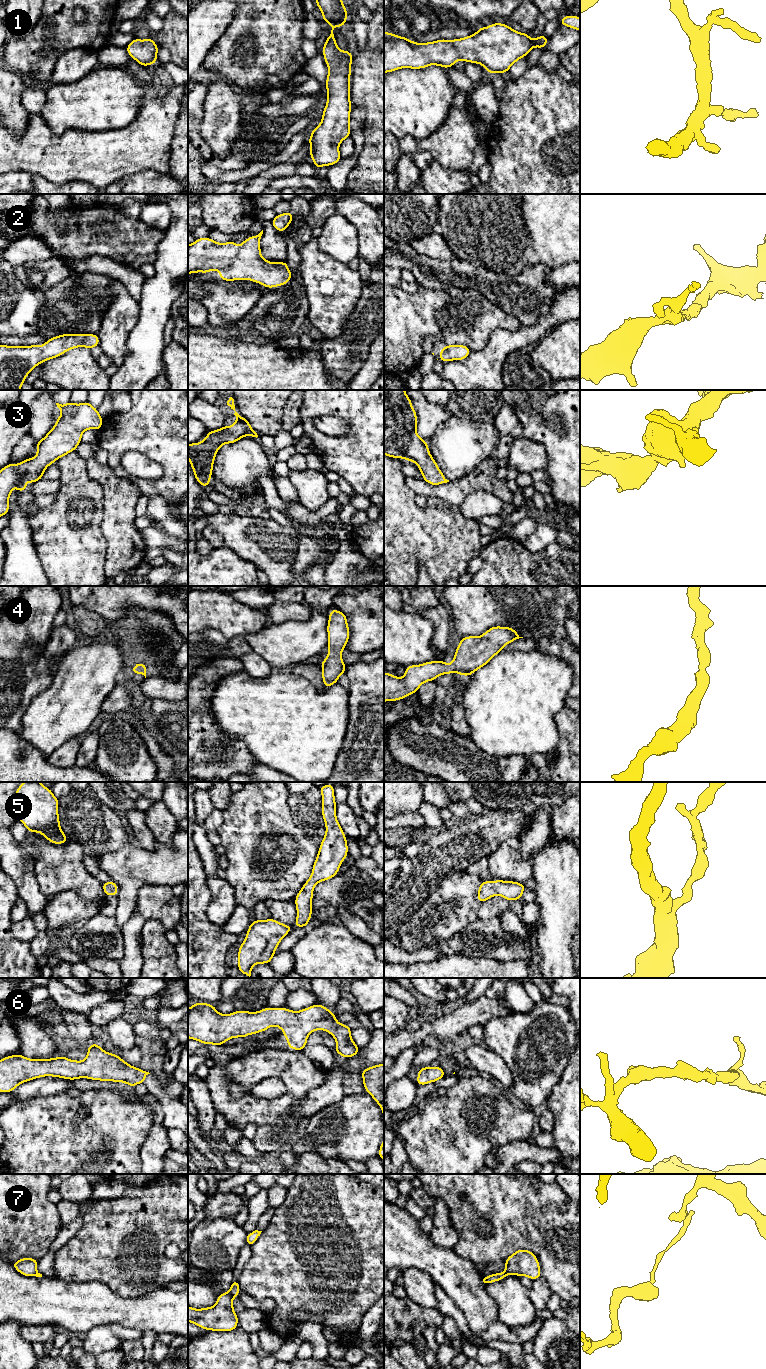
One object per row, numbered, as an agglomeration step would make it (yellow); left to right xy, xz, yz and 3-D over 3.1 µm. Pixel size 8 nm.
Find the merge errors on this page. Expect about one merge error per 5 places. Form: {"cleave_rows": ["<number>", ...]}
{"cleave_rows": ["7"]}

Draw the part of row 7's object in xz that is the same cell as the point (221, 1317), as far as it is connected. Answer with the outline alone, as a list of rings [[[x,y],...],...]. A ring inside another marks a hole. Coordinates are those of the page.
[[[224,1292],[212,1307],[195,1309],[188,1306],[188,1322],[204,1330],[233,1331],[238,1326],[238,1314],[234,1312],[232,1300],[231,1294]]]

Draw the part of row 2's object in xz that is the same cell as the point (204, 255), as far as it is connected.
[[[263,230],[255,236],[250,236],[241,242],[237,248],[237,242],[230,241],[218,243],[209,237],[197,239],[188,245],[188,274],[202,272],[208,273],[217,270],[220,279],[223,281],[250,280],[265,286],[266,288],[276,288],[279,285],[288,284],[289,279],[294,275],[289,271],[287,261],[269,262],[261,255],[260,239]]]

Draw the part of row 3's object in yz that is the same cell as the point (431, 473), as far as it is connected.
[[[384,390],[384,455],[414,462],[422,473],[422,479],[433,486],[449,482],[431,456],[428,449],[428,442],[417,435],[416,427],[417,414],[405,390]]]

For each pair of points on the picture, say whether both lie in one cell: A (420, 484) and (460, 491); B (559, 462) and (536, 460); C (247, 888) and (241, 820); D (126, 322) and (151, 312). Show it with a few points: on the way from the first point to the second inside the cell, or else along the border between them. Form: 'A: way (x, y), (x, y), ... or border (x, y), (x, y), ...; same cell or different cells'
A: way (430, 491), (450, 491); same cell
B: border (534, 441), (546, 453), (544, 469); different cells
C: way (247, 871), (247, 837); same cell
D: border (139, 302), (139, 318), (128, 338); different cells

